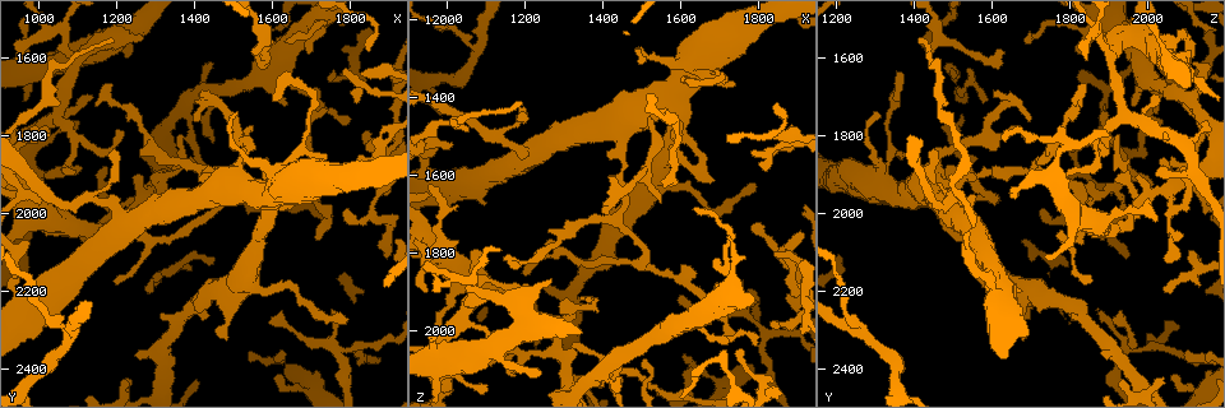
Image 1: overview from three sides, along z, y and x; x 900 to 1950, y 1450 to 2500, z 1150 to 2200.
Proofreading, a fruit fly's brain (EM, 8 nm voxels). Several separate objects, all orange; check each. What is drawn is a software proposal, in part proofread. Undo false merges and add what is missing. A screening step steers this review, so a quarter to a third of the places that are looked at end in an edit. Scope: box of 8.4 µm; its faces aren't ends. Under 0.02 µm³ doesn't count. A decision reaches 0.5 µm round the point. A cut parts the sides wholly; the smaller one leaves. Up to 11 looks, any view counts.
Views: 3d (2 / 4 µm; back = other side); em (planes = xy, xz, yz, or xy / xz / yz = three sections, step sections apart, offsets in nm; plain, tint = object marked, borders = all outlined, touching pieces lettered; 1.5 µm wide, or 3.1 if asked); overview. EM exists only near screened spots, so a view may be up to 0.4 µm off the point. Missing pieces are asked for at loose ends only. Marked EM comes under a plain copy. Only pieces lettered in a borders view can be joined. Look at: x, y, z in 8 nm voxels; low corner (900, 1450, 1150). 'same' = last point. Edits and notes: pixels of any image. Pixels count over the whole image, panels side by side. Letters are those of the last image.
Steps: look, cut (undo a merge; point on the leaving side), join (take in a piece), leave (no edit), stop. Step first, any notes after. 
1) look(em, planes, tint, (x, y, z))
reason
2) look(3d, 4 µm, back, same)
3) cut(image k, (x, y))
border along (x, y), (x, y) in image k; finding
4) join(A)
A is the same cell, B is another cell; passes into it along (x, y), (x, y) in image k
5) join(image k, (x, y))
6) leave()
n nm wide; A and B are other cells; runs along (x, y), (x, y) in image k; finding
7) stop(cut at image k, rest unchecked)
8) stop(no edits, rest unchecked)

look(em, xy, step 8, borders, (1795, 1770, 2045))
thin end

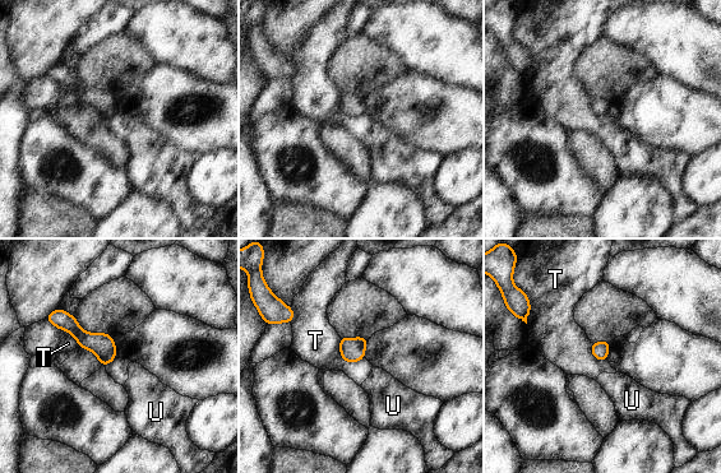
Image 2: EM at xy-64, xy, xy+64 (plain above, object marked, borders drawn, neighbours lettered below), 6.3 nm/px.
leave()
T and U are other cells; border along (340, 337), (345, 361), (364, 358) in image 2; no lettered piece goes on from it

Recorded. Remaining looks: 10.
look(3d, 4 µm, (1370, 1800, 1935))
an open end

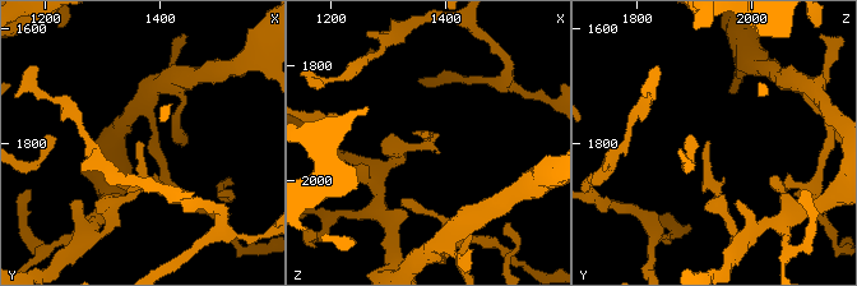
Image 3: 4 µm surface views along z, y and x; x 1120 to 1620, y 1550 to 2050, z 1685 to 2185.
look(em, yz, step 8, borders, (1370, 1795, 1930))
need the tissue

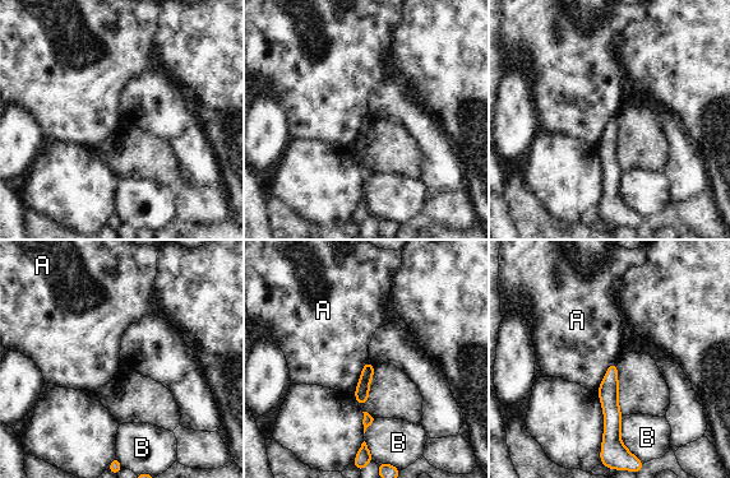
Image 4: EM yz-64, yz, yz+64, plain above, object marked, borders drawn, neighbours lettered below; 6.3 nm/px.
leave()
A touches over 220 nm; A and B are other cells; border along (368, 360), (354, 390) in image 4; none of them fits

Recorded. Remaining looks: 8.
look(em, yz, step 8, tint, (1040, 1520, 1875))
three-way junction

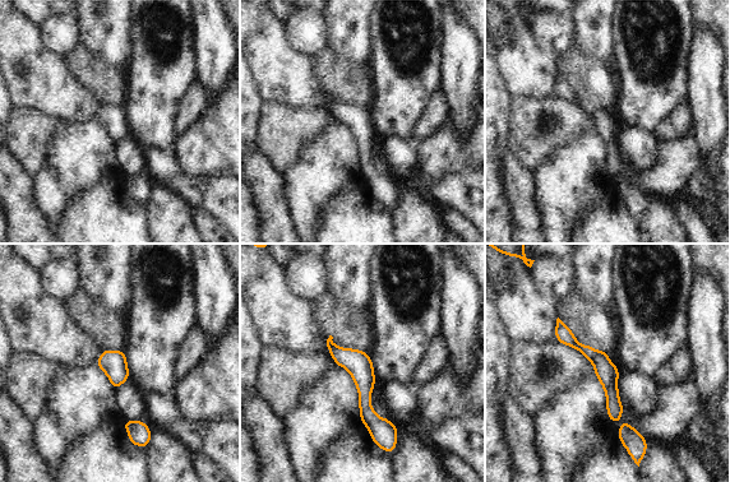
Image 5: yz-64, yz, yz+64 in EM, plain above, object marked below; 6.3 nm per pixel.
look(em, yz, step 8, borders, same)

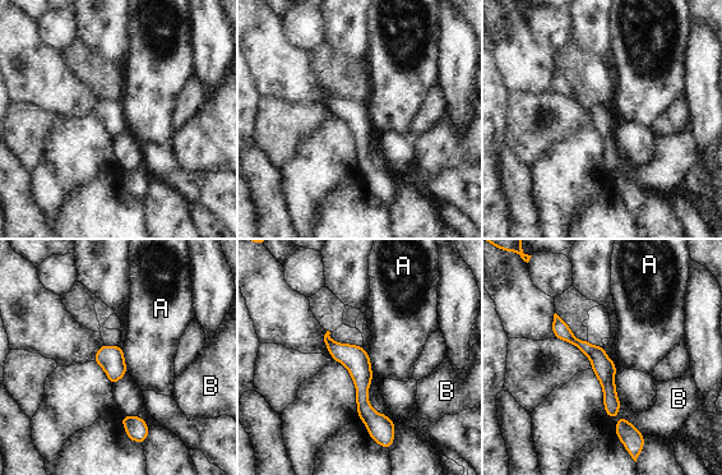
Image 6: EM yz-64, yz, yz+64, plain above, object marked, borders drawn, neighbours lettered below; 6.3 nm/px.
leave()
A and B are other cells; runs along (327, 339), (360, 372), (374, 430) in image 6; continuous, no second neuron

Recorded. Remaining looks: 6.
look(em, yz, step 4, borders, (1195, 1555, 1415))
thin end

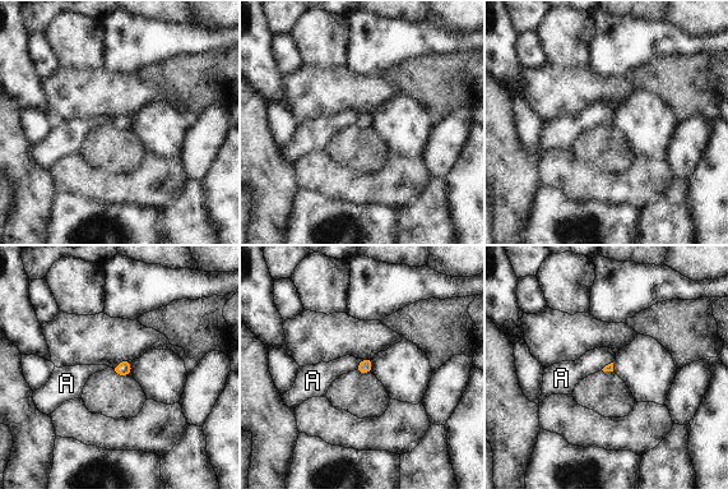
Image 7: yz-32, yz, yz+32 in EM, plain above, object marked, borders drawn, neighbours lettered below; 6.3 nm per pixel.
leave()
A touches over 90 nm; A is another cell; border along (362, 359), (355, 369) in image 7; no lettered piece goes on from it

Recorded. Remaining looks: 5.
stop(no edits, rest unchecked)

